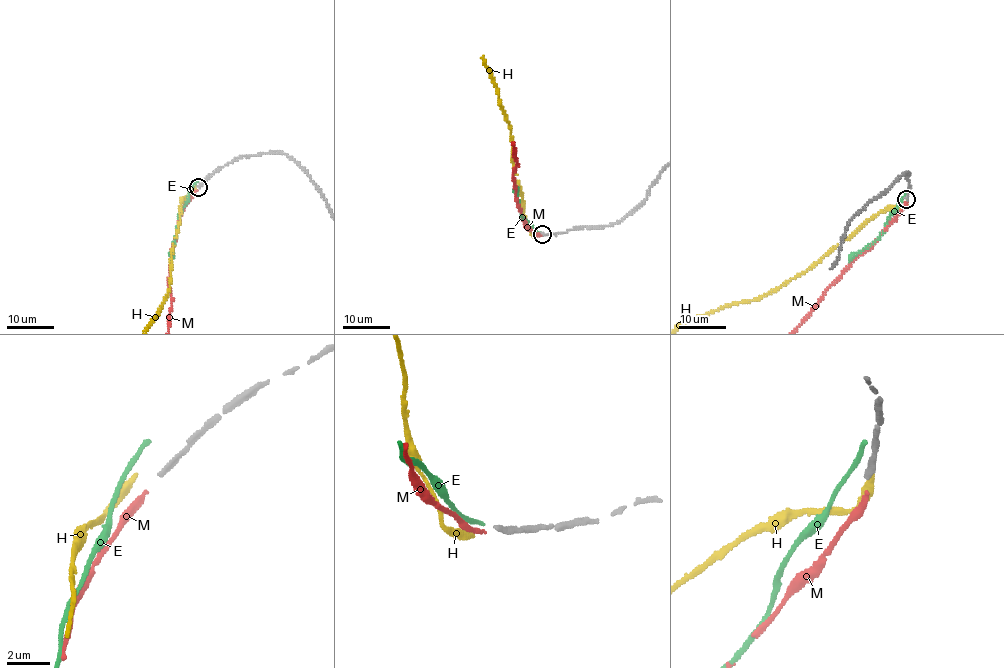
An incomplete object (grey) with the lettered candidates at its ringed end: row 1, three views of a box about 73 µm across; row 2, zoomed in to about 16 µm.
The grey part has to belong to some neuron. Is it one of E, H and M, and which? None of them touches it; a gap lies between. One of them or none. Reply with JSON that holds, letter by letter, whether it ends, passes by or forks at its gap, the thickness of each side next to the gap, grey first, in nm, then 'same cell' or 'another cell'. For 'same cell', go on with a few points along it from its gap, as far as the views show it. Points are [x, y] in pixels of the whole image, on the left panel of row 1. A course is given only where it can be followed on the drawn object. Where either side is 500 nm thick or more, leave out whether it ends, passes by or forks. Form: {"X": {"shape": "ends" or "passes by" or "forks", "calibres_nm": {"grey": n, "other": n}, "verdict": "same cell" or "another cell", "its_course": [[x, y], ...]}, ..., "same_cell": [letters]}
{"E": {"shape": "ends", "calibres_nm": {"grey": 200, "other": 300}, "verdict": "another cell"}, "H": {"shape": "ends", "calibres_nm": {"grey": 200, "other": 280}, "verdict": "another cell"}, "M": {"shape": "ends", "calibres_nm": {"grey": 200, "other": 200}, "verdict": "another cell"}, "same_cell": []}

